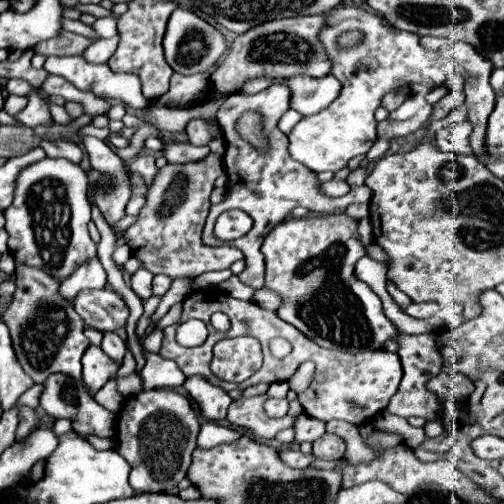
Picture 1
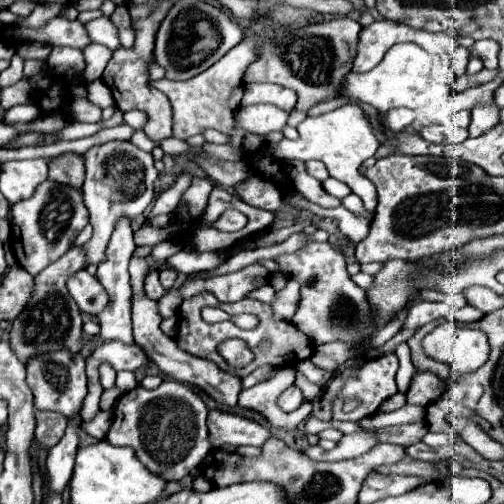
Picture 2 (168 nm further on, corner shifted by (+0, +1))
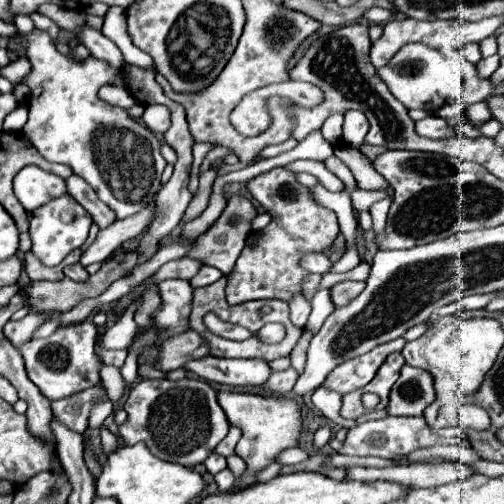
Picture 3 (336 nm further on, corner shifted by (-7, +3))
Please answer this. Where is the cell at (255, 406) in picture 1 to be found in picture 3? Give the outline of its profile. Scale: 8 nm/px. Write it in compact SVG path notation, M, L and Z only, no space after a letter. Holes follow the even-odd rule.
M289 368L289 370L281 370L281 372L273 372L271 374L271 380L265 382L265 386L273 392L273 394L287 394L293 390L295 382L297 382L299 374L297 370Z

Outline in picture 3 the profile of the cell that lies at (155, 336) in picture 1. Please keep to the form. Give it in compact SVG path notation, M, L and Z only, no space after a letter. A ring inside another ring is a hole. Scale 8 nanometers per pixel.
M203 266L195 278L191 278L191 286L193 288L199 288L199 286L207 286L207 284L213 284L215 280L219 280L223 274L217 270L217 268L211 268L211 266Z

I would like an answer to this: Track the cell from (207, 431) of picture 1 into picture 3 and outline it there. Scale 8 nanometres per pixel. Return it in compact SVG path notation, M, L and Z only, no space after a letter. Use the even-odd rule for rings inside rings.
M219 392L219 404L223 406L229 424L243 430L243 436L235 448L235 454L245 460L247 468L241 474L241 478L235 482L231 490L243 490L251 484L255 484L257 472L267 468L271 462L277 460L277 456L293 446L299 446L301 438L301 406L287 398L287 396L259 396L259 394L247 394L247 392Z

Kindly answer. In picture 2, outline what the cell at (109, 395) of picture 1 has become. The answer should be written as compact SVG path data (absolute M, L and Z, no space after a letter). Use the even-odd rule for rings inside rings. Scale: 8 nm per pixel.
M104 364L104 366L100 366L102 370L100 370L100 382L102 382L102 388L104 390L110 390L112 386L114 386L114 380L116 380L116 372L108 366L108 364Z

